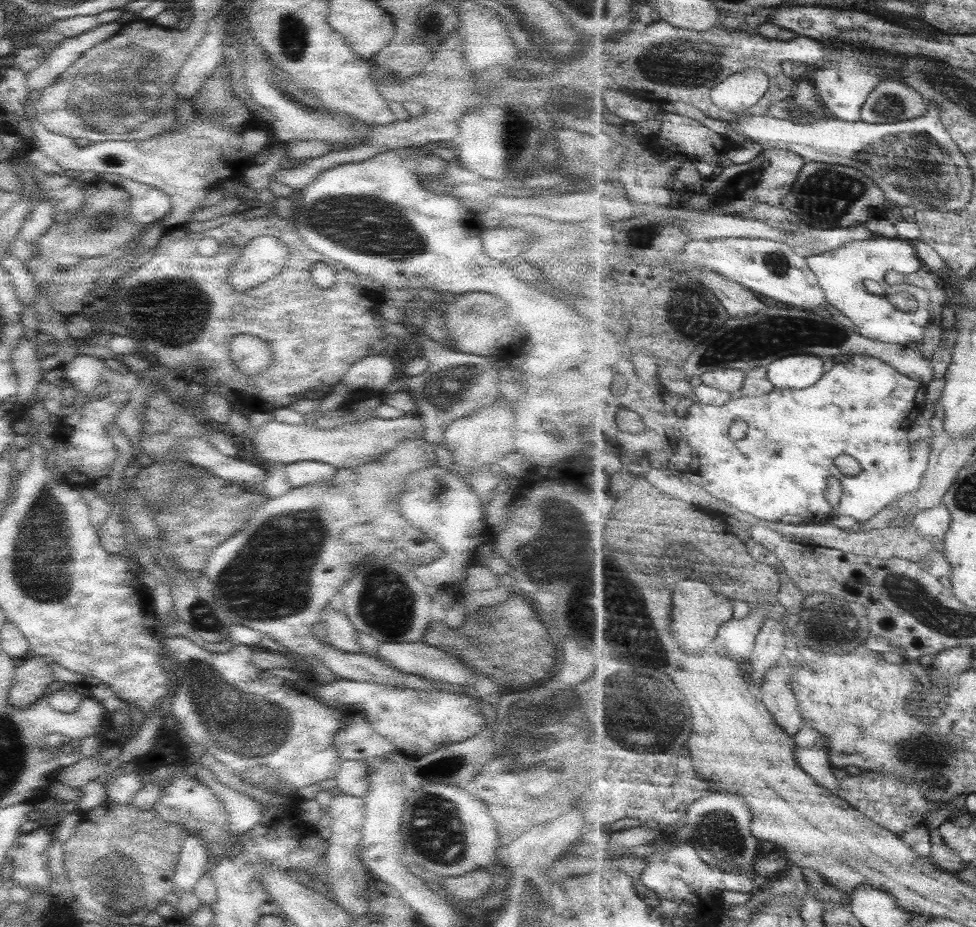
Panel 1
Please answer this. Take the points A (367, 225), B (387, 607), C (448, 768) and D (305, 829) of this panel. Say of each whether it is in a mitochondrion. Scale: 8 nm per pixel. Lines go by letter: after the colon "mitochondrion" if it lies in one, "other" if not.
A: mitochondrion
B: mitochondrion
C: mitochondrion
D: other

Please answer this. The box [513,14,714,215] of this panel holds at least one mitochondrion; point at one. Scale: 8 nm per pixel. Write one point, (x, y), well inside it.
(658, 64)

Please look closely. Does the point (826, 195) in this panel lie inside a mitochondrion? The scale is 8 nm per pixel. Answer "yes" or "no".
yes

